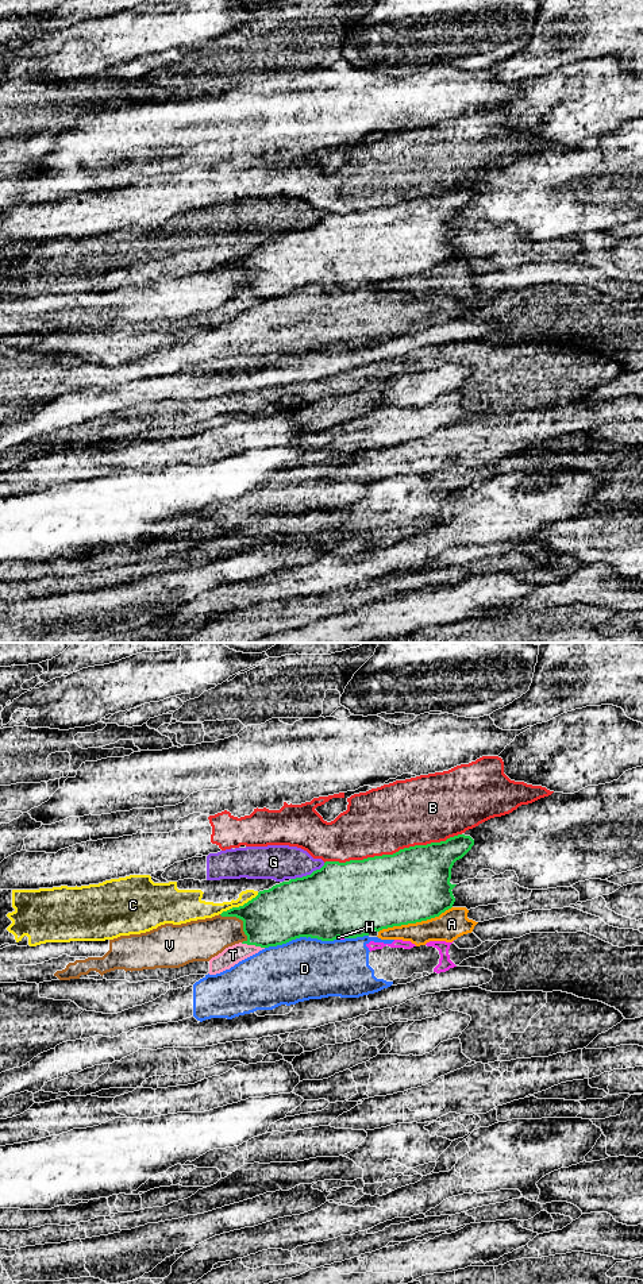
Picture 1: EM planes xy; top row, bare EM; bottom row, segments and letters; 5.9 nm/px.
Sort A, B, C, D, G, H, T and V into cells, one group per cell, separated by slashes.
A / B / C / D H / G / T / V

